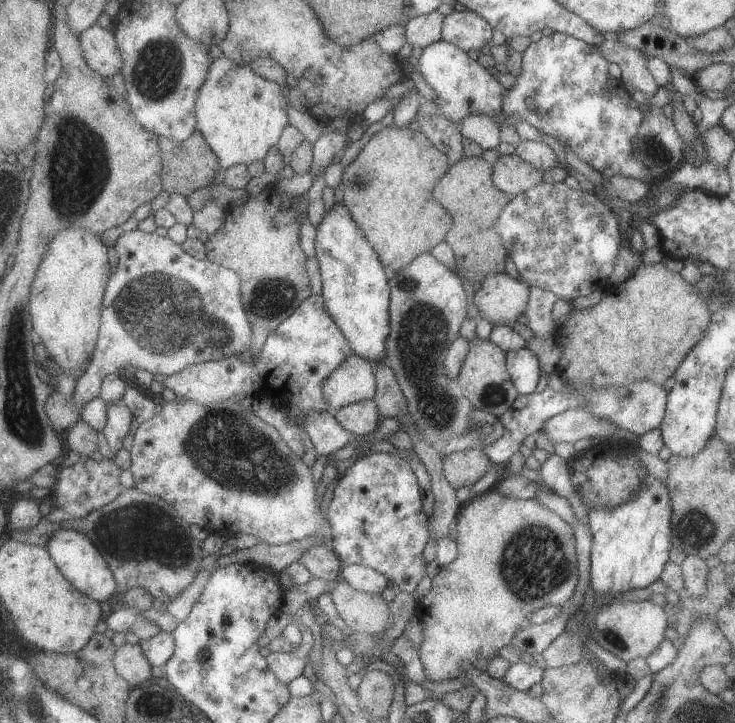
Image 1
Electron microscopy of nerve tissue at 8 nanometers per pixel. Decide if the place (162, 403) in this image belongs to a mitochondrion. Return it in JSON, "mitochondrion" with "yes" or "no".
{"mitochondrion":"no"}

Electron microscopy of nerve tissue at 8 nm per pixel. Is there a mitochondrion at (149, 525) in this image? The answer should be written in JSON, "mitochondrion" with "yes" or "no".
{"mitochondrion":"yes"}

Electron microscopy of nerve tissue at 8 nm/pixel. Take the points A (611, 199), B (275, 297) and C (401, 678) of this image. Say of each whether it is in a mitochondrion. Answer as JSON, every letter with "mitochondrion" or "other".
{"A":"other","B":"mitochondrion","C":"other"}

